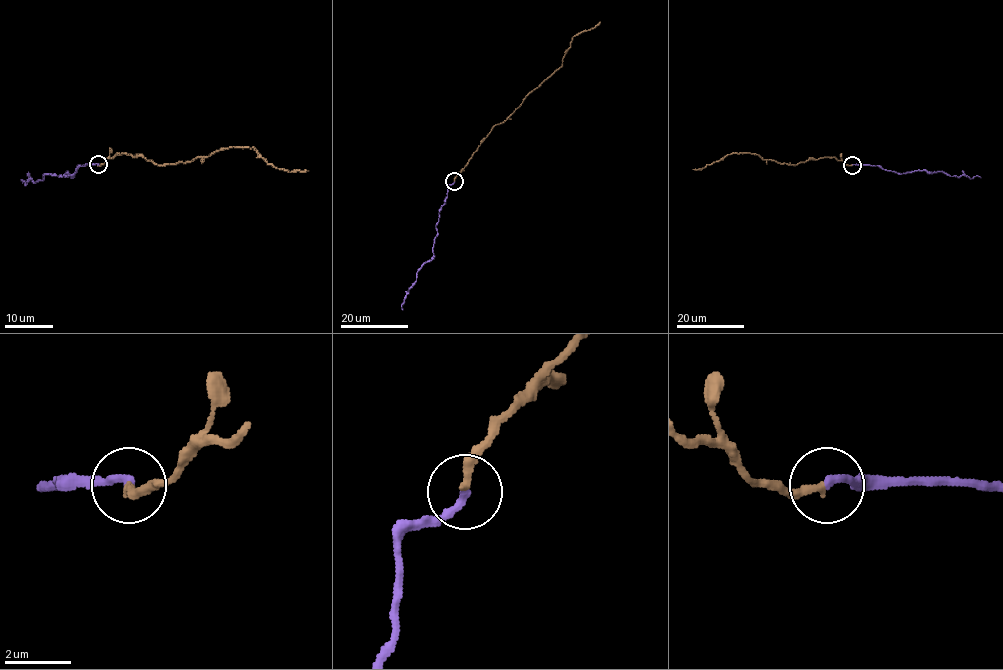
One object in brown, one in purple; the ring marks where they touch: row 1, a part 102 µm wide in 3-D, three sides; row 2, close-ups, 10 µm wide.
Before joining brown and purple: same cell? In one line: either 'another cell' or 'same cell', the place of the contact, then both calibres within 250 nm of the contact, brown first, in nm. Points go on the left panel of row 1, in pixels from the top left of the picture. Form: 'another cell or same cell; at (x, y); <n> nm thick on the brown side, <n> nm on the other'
same cell; at (98, 164); 260 nm thick on the brown side, 260 nm on the other

